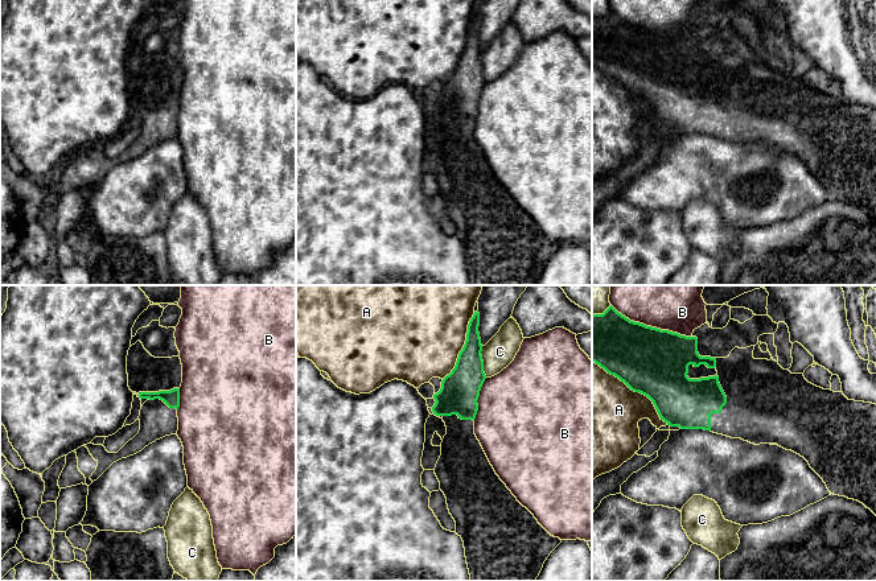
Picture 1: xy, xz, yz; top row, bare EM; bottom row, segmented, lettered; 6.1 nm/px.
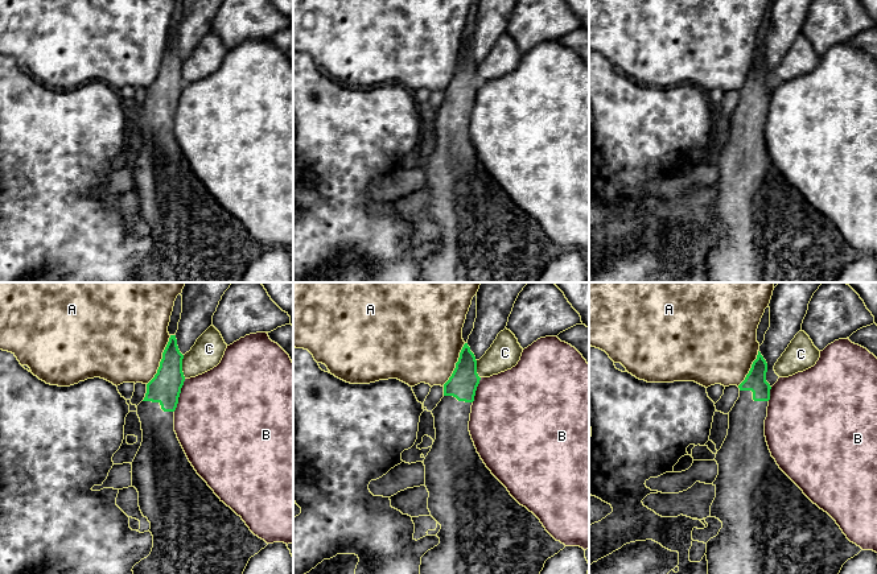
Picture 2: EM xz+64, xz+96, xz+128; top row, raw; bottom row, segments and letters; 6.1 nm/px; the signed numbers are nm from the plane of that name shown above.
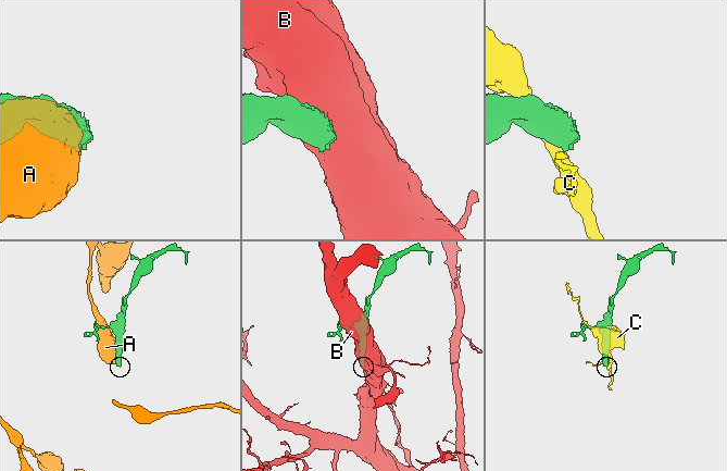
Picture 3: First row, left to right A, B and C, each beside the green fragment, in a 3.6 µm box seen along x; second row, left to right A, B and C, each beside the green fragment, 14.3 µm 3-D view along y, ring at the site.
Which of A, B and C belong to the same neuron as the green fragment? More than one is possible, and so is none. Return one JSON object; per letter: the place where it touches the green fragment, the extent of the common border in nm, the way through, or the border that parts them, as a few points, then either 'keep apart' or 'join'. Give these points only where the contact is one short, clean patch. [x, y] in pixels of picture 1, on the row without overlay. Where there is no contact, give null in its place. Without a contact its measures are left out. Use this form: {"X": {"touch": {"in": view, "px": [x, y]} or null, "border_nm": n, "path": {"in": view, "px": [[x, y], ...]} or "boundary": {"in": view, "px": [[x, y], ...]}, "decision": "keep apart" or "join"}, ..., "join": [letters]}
{"A": {"touch": {"in": "yz", "px": [633, 94]}, "border_nm": 600, "decision": "keep apart"}, "B": {"touch": {"in": "yz", "px": [650, 31]}, "border_nm": 550, "decision": "keep apart"}, "C": {"touch": {"in": "xz", "px": [482, 66]}, "border_nm": 190, "decision": "keep apart"}, "join": []}

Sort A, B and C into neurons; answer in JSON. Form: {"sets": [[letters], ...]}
{"sets": [["A"], ["B"], ["C"]]}

